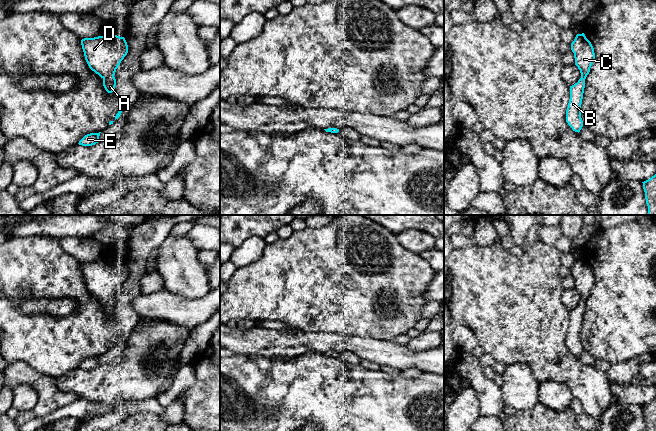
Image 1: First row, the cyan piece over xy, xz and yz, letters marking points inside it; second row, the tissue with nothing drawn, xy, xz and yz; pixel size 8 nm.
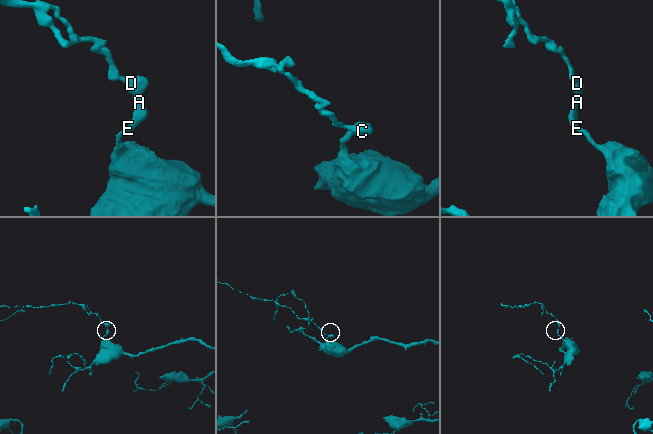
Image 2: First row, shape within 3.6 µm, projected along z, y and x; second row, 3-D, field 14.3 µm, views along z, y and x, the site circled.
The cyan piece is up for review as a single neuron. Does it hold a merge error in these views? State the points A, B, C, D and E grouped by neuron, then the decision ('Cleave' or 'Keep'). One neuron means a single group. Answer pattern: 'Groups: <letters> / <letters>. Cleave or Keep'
Groups: A B C D E. Keep

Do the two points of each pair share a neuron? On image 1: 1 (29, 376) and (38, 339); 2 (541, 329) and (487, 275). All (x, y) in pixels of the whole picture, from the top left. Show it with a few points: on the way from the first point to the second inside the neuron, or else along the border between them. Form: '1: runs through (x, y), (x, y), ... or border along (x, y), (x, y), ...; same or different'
1: border along (10, 362), (23, 360), (39, 372), (52, 377); different
2: runs through (528, 316), (500, 288); same

